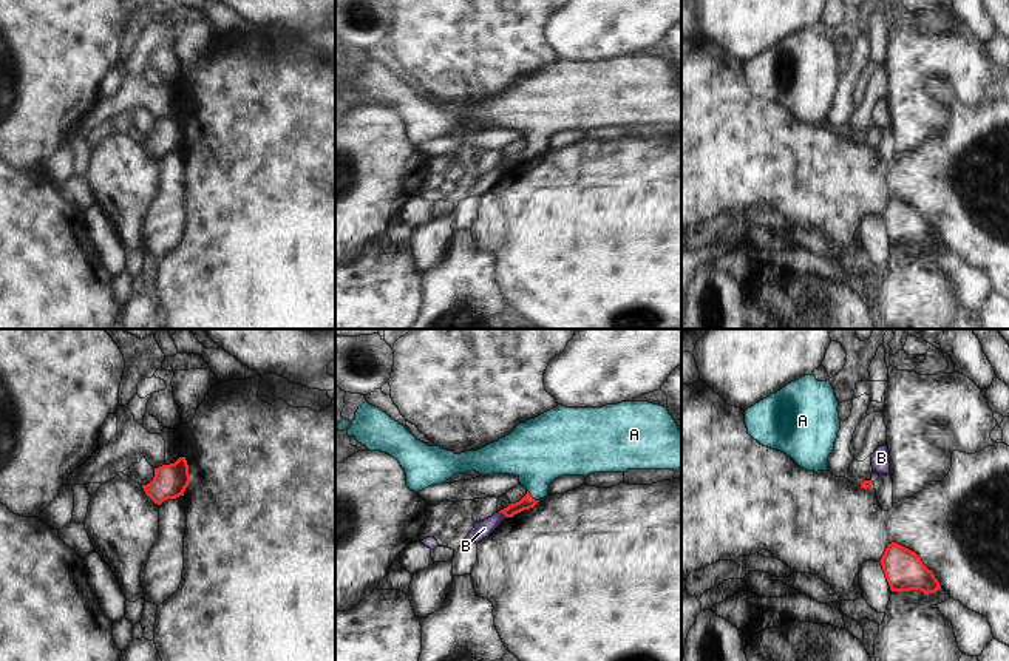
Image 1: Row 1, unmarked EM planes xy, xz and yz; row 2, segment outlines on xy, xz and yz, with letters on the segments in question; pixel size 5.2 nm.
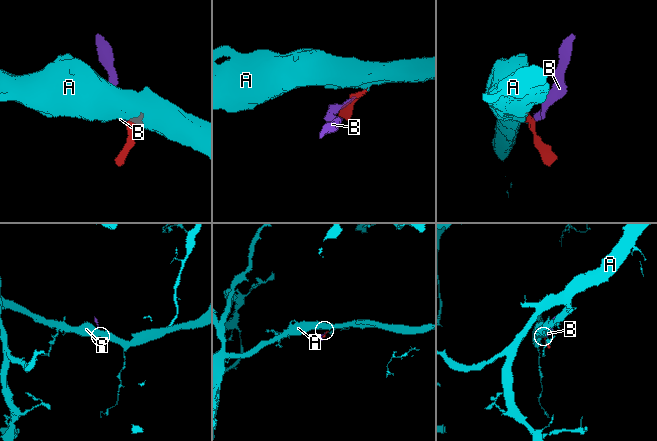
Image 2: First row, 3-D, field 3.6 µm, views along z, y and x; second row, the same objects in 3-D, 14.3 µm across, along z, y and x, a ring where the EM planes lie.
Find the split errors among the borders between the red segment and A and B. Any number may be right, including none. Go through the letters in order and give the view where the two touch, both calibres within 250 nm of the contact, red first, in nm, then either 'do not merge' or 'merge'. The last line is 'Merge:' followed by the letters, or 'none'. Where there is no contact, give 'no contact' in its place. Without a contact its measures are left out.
A: xz | 70/340 nm | merge
B: xz | 70/90 nm | do not merge
Merge: A

